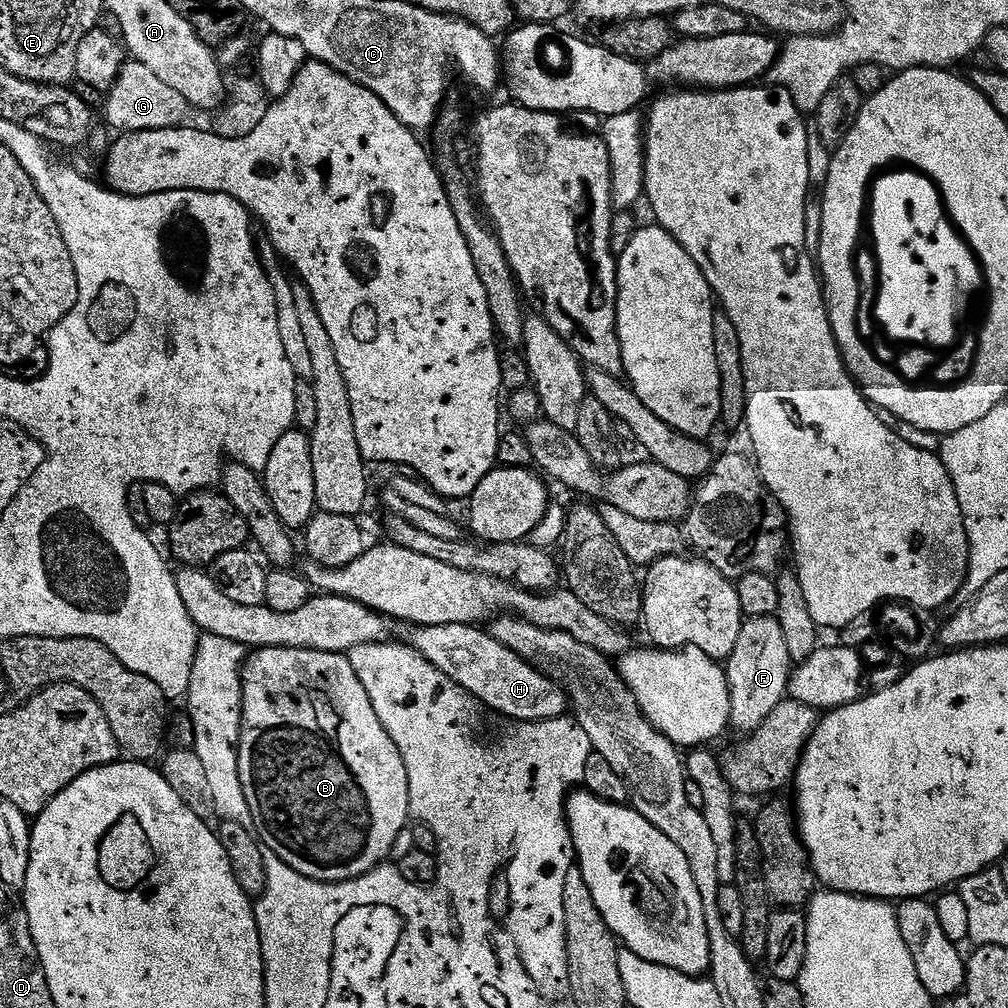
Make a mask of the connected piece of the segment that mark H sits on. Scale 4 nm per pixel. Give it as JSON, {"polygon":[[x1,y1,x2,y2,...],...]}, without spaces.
{"polygon":[[181,567,176,572,176,585,178,594,182,594,182,602,190,614,190,618,196,623,201,633,217,636,218,638,230,638,230,642,238,642,245,649,257,648,309,648,310,650,322,650,323,652,349,653,354,646,363,644,386,644,399,642,409,644,426,662,430,662,442,674,446,674,458,686,462,686,470,695,476,697,485,709,493,708,504,716,509,716,512,722,531,722,534,720,557,720,565,715,570,701,561,685,557,684,551,676,544,675,535,664,527,664,526,661,514,650,502,646,493,638,491,631,483,627,470,624,447,624,446,626,420,626,419,624,405,624,399,620,392,620,388,616,382,616,379,612,372,612,366,606,354,602,350,598,341,596,313,595,306,606,291,611,290,614,278,614,278,610,270,610,267,606,238,606,231,598,226,598,222,590,212,580,207,571,198,568]]}

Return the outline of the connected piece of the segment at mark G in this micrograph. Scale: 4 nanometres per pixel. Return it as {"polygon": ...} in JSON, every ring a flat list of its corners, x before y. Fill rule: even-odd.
{"polygon":[[135,62,125,63,120,76,108,89,102,107,103,119,108,127,120,134,174,128,185,123,187,112,190,112,190,106,178,90,166,86,166,82,156,77,147,66]]}

